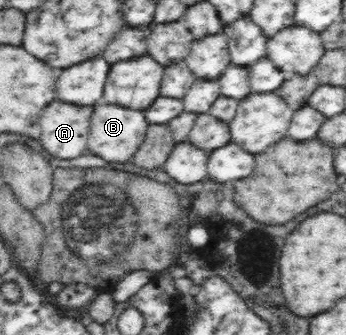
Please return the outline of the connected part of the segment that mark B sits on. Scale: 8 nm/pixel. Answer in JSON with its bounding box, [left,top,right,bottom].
[89,105,149,163]

